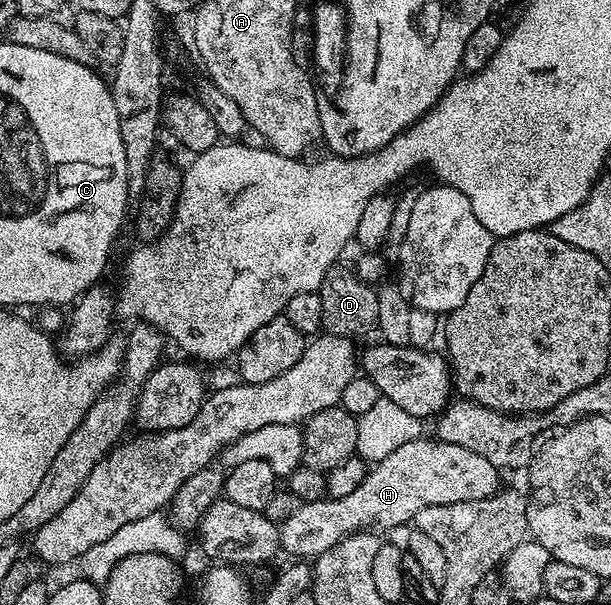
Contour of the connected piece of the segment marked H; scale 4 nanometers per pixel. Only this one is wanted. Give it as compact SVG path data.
M425 436L415 439L412 443L403 443L388 459L377 462L367 472L364 483L356 487L343 497L323 499L321 501L303 501L278 525L278 543L283 554L291 553L294 559L317 559L324 551L338 545L338 542L351 533L382 529L394 529L405 521L410 521L422 514L426 505L451 505L461 501L472 499L484 499L499 492L498 476L500 470L497 465L488 463L484 455L476 455L469 445L457 445L456 443L444 443L437 439L426 441Z

